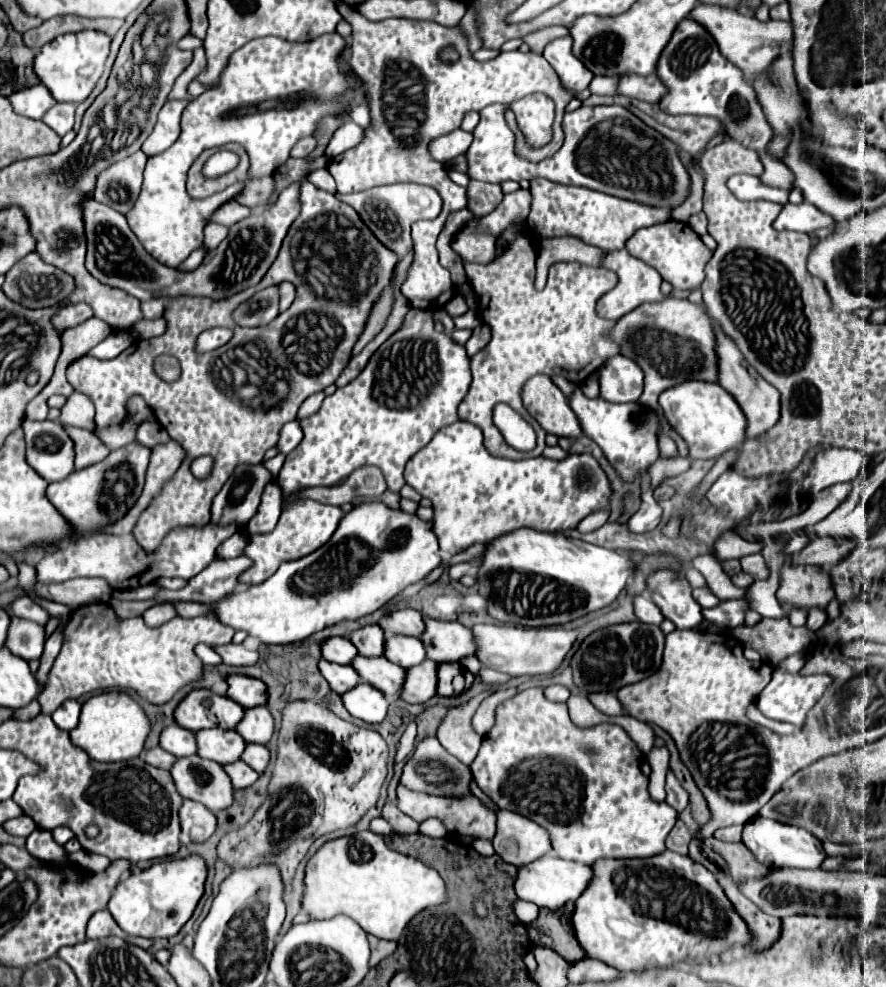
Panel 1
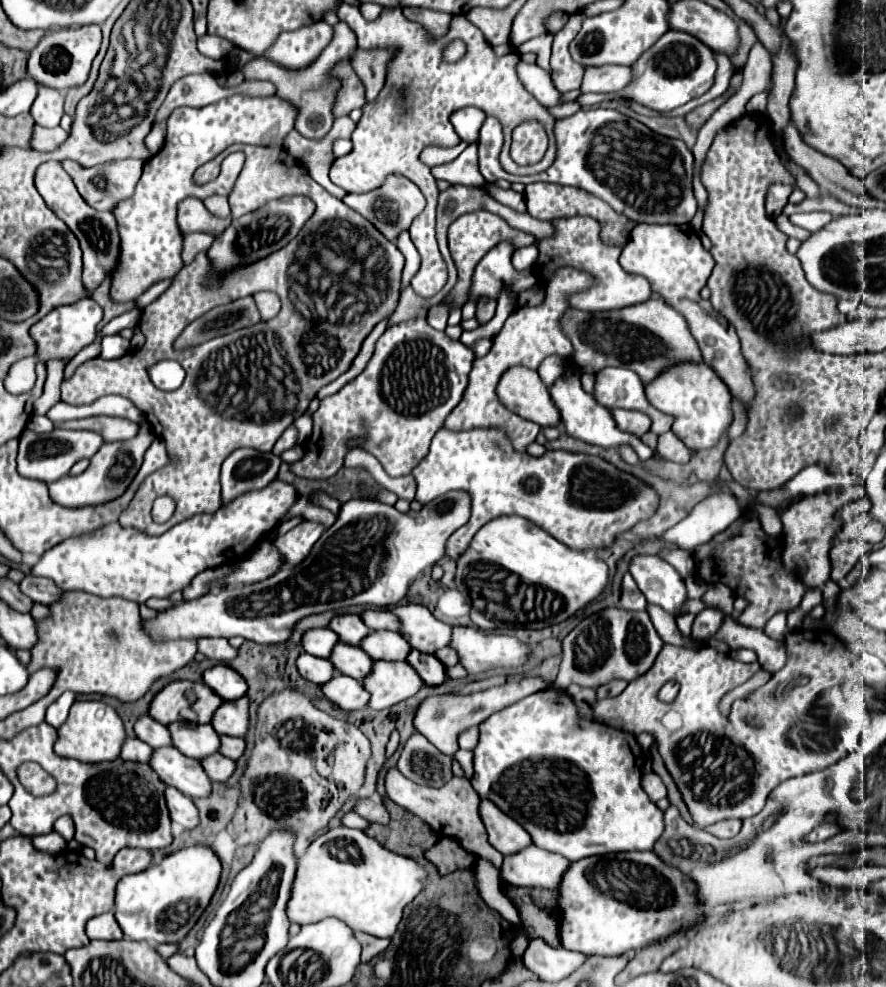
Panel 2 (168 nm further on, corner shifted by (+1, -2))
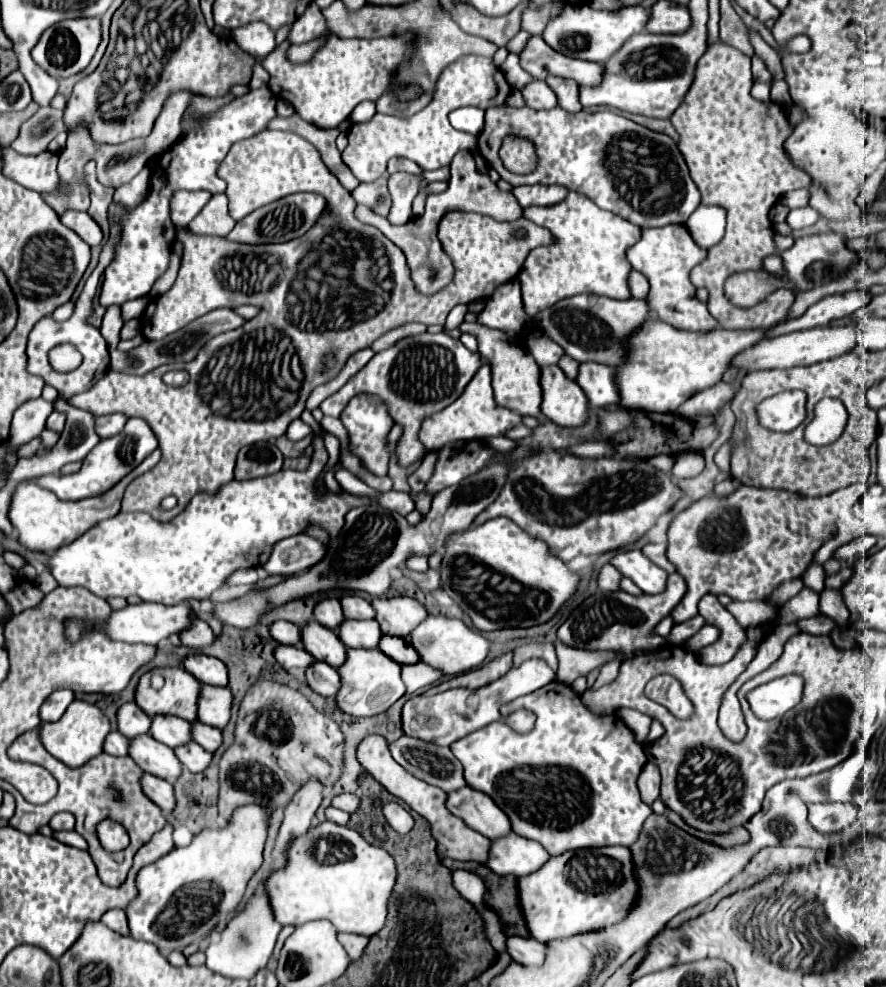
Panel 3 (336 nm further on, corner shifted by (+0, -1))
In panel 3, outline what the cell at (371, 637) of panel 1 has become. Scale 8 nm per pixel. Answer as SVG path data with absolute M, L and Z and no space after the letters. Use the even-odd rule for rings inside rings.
M322 600L322 602L314 608L314 618L316 618L322 626L326 626L326 628L330 628L330 630L334 630L334 632L338 632L338 628L340 628L342 622L346 620L346 618L344 618L344 612L342 612L342 606L340 606L338 600Z

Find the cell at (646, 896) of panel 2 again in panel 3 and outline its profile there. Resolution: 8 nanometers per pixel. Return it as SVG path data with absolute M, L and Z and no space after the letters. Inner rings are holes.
M626 846L586 848L552 856L542 870L520 878L518 882L522 910L526 910L530 932L544 944L586 932L598 932L622 922L640 890L632 852ZM584 912L592 914L592 920L584 918Z

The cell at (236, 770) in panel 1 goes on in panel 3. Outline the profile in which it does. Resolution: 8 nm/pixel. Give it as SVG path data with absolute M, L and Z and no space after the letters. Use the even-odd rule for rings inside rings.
M188 742L186 746L180 746L174 750L178 754L178 760L190 770L190 772L204 772L212 764L212 754L206 752L200 744Z

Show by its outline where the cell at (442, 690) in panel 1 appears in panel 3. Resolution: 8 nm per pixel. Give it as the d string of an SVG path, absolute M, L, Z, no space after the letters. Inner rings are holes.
M390 636L382 638L380 650L392 660L396 660L398 664L418 664L420 662L420 654L402 638L390 638Z

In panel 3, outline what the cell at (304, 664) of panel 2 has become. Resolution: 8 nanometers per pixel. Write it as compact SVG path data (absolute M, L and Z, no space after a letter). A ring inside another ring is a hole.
M278 646L274 650L274 656L276 660L286 668L286 670L292 670L292 668L300 668L300 670L306 670L310 668L316 660L314 656L310 656L304 648L300 646Z

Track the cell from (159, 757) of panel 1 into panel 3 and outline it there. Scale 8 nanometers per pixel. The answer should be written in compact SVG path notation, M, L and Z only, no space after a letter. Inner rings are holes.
M116 730L106 738L106 746L104 752L112 754L112 756L128 756L128 748L130 748L130 738L126 738L124 734L118 734Z

